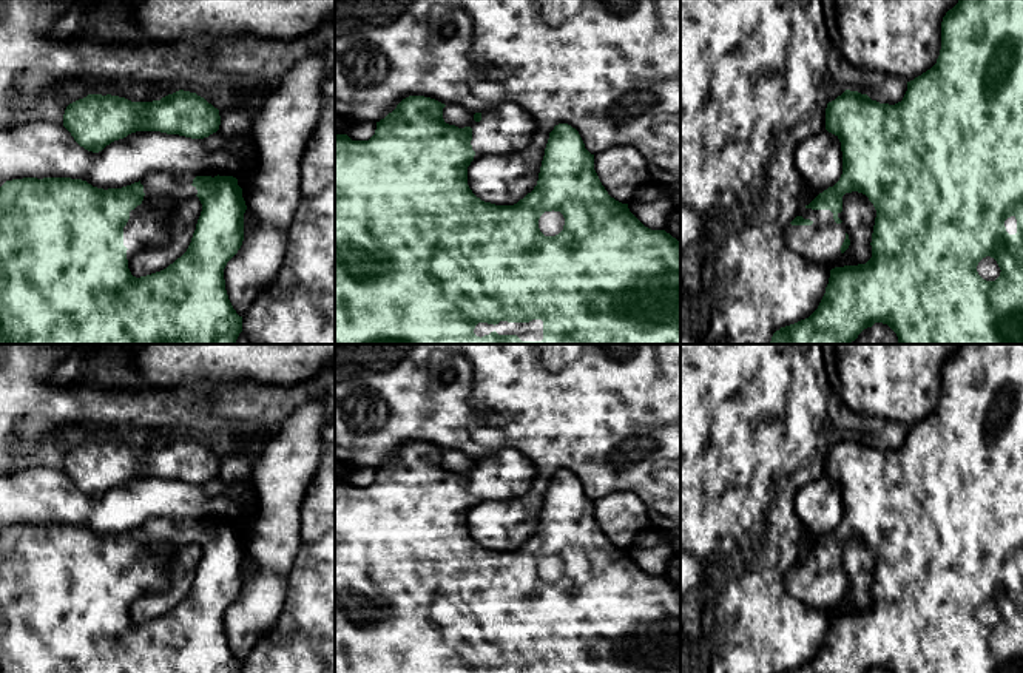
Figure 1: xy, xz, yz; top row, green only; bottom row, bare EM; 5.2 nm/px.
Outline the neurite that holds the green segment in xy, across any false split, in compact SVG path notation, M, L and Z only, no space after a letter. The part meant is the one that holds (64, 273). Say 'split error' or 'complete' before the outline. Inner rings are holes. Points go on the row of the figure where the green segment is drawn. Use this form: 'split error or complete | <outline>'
split error | M148 173L139 182L122 188L97 188L82 179L23 178L6 181L0 187L0 344L235 344L242 332L242 316L233 309L224 279L227 262L238 253L244 241L244 213L247 210L242 188L233 176L187 176ZM198 196L202 211L187 252L167 269L136 278L128 269L131 258L147 249L164 245L170 238L167 210L162 201L184 201Z

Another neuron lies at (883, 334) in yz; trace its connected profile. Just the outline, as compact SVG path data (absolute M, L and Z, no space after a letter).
M875 323L864 329L858 338L849 344L900 344L896 333L883 323Z

